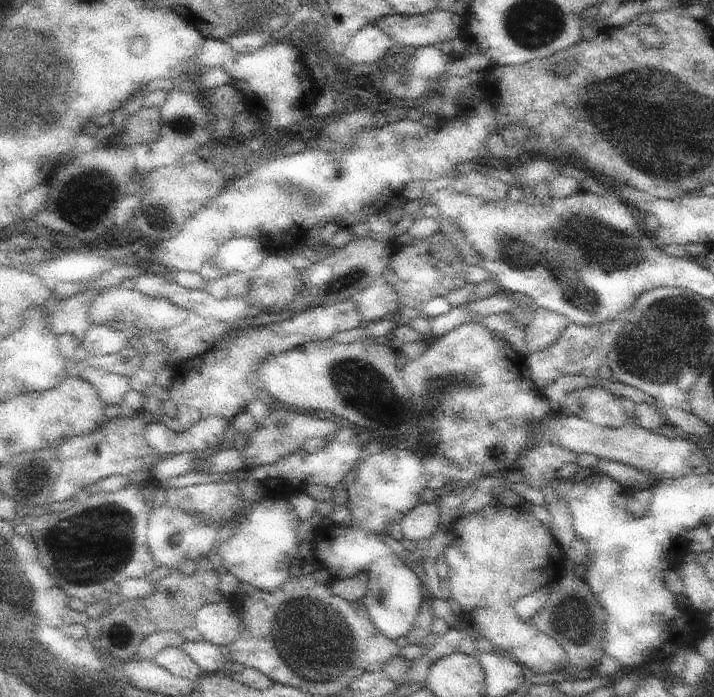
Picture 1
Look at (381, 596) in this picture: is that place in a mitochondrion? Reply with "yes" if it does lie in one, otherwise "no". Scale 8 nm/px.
yes

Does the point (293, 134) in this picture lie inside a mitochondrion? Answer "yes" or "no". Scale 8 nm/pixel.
no

